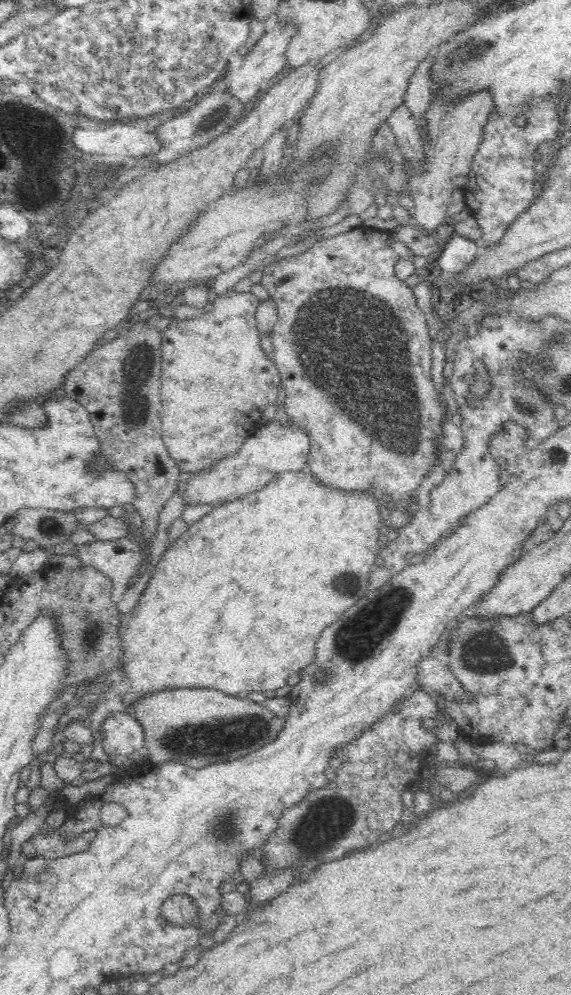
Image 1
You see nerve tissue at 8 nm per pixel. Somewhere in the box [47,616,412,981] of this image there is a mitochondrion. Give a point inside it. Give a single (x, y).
(199, 740)

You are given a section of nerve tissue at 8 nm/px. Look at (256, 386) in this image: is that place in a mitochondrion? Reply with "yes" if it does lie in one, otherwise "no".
no

